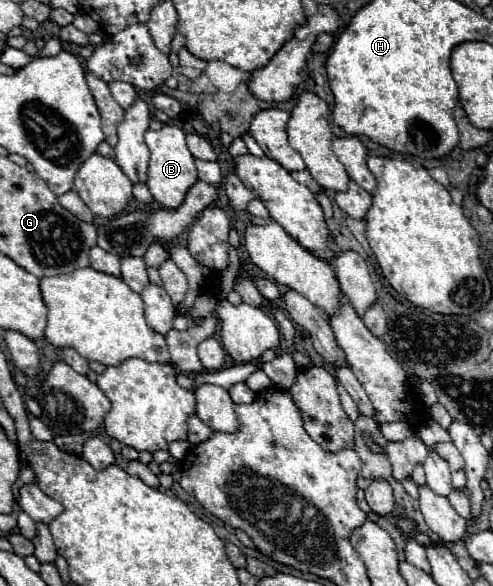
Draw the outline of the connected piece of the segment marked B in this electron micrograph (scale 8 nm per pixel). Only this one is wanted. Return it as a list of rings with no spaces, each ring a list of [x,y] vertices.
[[[164,125],[160,131],[146,131],[146,145],[150,149],[150,165],[148,165],[148,189],[152,197],[166,209],[174,209],[182,205],[186,191],[198,181],[198,171],[194,165],[194,157],[186,147],[184,131],[176,125]]]

